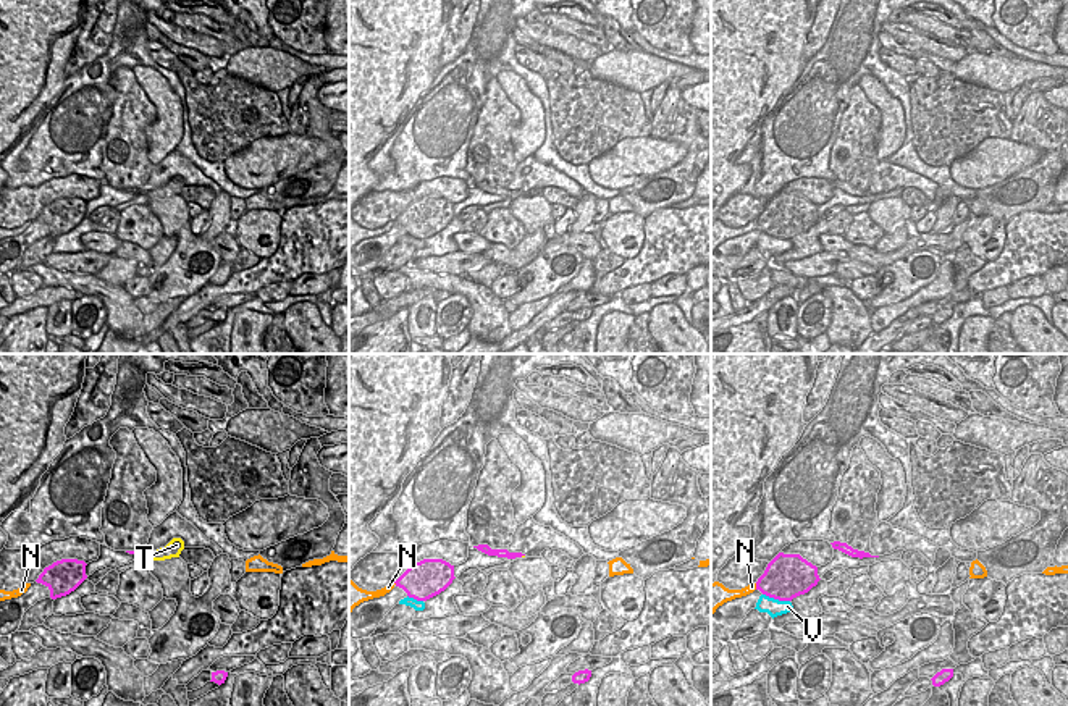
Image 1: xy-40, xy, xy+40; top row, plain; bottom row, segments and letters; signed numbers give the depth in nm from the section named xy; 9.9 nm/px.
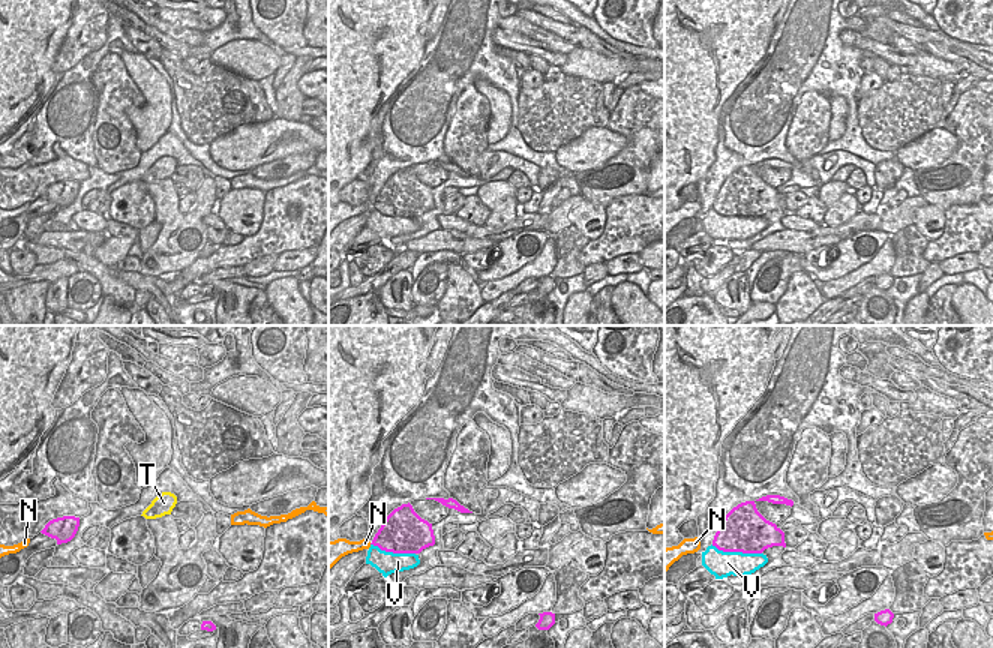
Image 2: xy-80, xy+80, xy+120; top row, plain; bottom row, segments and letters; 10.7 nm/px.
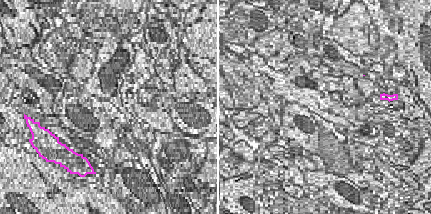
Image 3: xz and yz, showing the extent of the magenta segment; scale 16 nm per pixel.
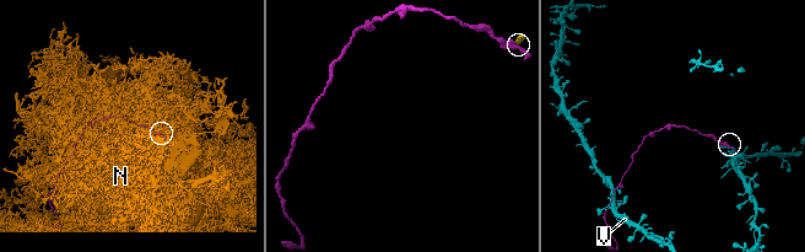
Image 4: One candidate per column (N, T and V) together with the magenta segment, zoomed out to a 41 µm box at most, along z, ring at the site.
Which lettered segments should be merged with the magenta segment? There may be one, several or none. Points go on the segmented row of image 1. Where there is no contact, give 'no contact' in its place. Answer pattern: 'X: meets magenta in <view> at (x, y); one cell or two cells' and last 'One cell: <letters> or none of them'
N: meets magenta in xy+40 at (756, 587); two cells
T: meets magenta in xy at (522, 554); one cell
V: meets magenta in xy+40 at (776, 598); two cells
One cell: T

